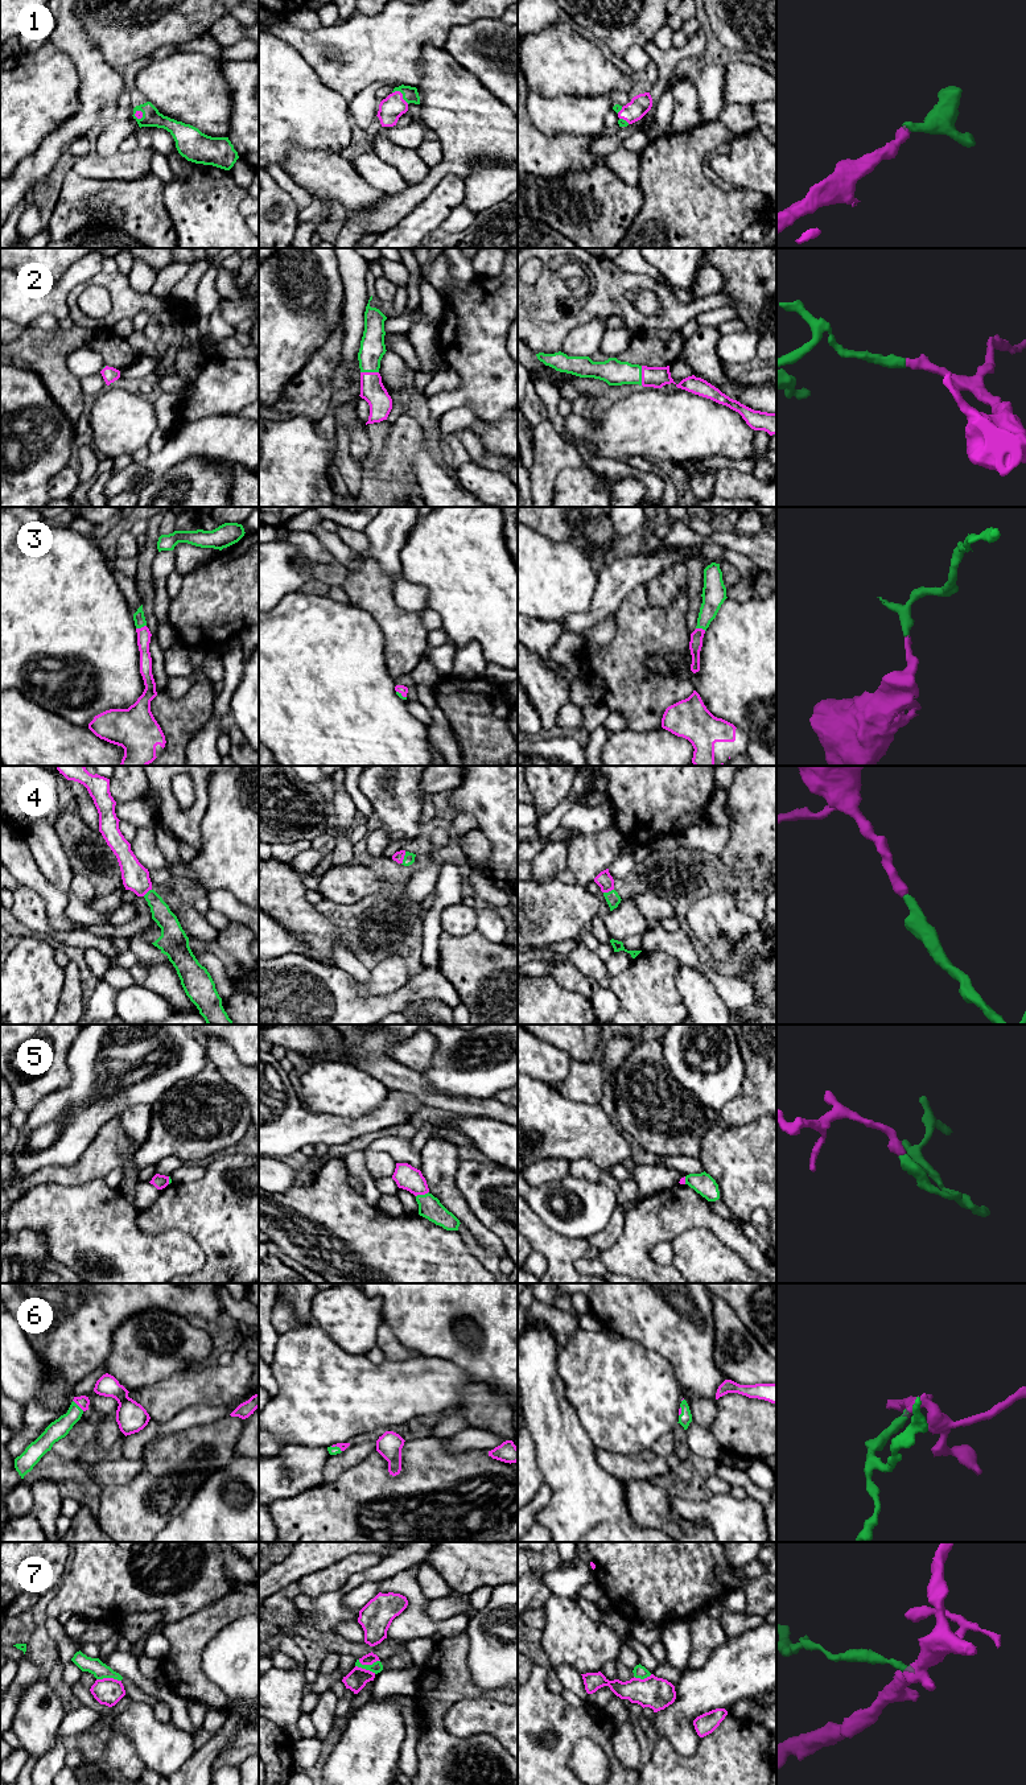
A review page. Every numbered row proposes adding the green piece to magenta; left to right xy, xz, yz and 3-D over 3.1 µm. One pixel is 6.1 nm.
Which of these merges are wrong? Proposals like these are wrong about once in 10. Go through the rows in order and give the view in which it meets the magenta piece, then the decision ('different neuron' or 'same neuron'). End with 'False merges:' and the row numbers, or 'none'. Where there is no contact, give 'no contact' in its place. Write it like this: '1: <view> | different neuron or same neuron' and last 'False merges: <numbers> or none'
1: xz | same neuron
2: yz | same neuron
3: xy | same neuron
4: xz | same neuron
5: xz | same neuron
6: xy | same neuron
7: xz | different neuron
False merges: 7

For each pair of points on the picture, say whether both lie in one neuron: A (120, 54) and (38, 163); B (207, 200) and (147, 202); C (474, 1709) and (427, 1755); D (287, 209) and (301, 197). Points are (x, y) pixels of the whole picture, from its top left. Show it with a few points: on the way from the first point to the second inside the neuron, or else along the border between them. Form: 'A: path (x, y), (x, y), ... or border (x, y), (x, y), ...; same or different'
A: border (93, 40), (99, 53), (119, 70); different
B: border (164, 184), (164, 207), (176, 230); different
C: border (445, 1711), (450, 1734), (481, 1732); different
D: border (275, 178), (292, 197), (299, 209); different

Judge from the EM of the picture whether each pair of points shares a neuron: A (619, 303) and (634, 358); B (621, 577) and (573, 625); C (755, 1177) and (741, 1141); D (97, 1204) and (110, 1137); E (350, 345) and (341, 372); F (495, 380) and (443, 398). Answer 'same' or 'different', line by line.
A: different
B: same
C: same
D: different
E: same
F: same

